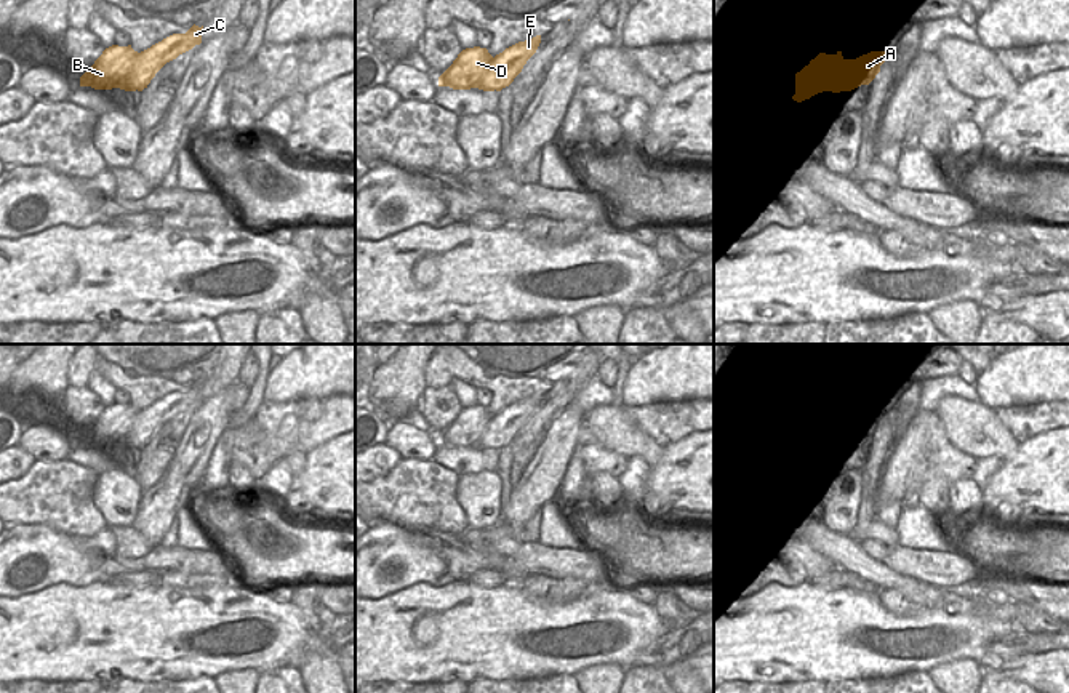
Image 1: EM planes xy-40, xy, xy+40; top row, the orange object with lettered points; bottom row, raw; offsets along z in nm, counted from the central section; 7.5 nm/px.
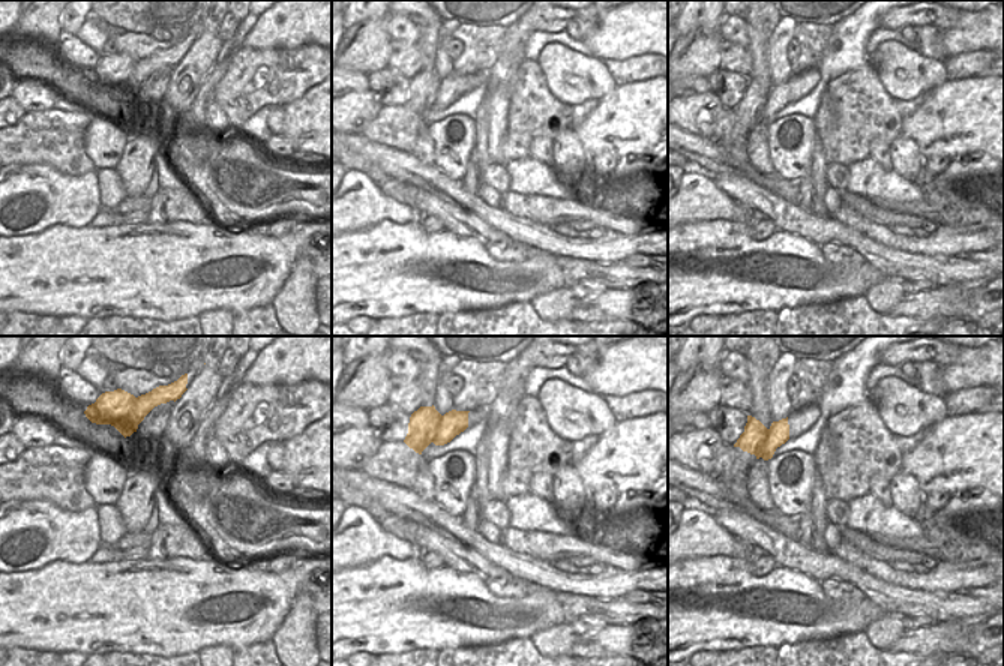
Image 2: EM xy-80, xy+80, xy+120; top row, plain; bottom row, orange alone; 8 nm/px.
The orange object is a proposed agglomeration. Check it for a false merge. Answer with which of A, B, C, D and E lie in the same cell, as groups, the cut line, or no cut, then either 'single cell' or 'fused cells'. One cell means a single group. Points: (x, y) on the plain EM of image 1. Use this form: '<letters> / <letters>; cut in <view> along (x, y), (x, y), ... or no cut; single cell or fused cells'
A C E / B D; cut in xy-40 along (140, 412), (132, 429), (117, 445); fused cells

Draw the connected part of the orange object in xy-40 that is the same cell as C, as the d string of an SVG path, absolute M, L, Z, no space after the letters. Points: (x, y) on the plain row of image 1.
M194 383L186 392L173 392L141 410L133 421L130 434L122 437L118 447L125 450L142 450L147 447L166 421L202 402L202 389L203 384Z

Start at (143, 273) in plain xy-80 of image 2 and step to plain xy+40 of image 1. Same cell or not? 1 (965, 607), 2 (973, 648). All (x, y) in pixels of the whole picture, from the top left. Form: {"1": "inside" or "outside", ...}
{"1": "outside", "2": "inside"}

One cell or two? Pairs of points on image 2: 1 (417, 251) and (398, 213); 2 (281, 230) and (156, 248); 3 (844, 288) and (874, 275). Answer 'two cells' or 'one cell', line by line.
1: two cells
2: two cells
3: one cell

